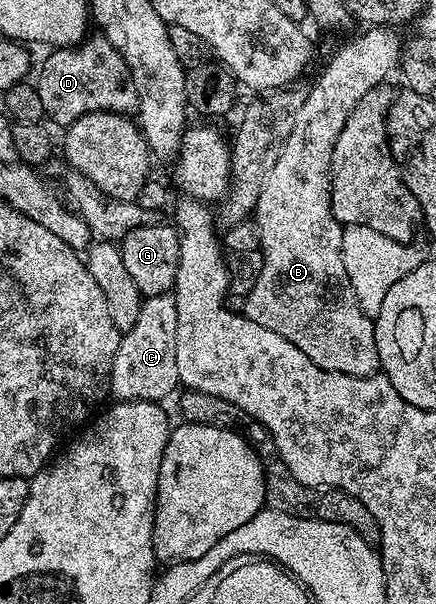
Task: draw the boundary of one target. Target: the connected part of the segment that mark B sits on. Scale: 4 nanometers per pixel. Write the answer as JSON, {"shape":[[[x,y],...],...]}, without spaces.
{"shape":[[[370,26],[359,36],[351,35],[346,45],[326,64],[326,69],[318,76],[314,85],[309,85],[304,102],[296,114],[296,123],[292,134],[280,150],[276,166],[268,170],[266,184],[260,190],[260,198],[254,207],[252,223],[258,230],[258,248],[262,252],[262,269],[246,296],[244,314],[252,322],[280,334],[296,350],[304,350],[316,366],[329,372],[339,372],[349,376],[372,376],[379,371],[378,351],[374,321],[364,314],[358,305],[356,294],[350,285],[348,274],[344,270],[342,257],[343,225],[332,214],[330,209],[330,163],[336,138],[348,122],[348,114],[368,90],[379,87],[390,71],[400,64],[400,53],[403,41],[398,41],[397,31],[386,26]]]}

